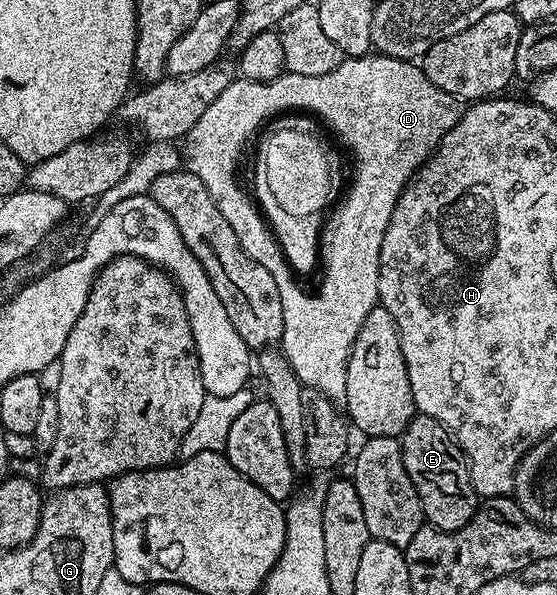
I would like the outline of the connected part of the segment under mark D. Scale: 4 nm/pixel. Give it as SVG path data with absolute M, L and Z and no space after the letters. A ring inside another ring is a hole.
M371 52L359 58L343 57L342 63L340 63L335 70L328 72L324 76L300 76L299 74L284 72L279 78L273 78L271 82L232 81L228 84L228 88L224 88L224 92L220 92L220 96L216 96L216 100L212 100L212 104L208 104L208 108L204 108L204 116L200 116L200 120L196 120L194 127L187 132L184 139L184 145L186 145L185 169L189 170L191 174L195 174L200 180L200 184L204 184L204 188L208 190L208 196L212 196L216 208L220 208L220 213L224 216L224 220L228 220L228 224L232 224L232 232L236 232L236 240L240 240L244 252L248 256L252 256L252 260L256 260L256 264L268 268L268 272L272 272L272 280L276 280L276 288L280 288L280 304L284 312L284 332L282 333L280 349L282 353L286 355L288 364L292 364L292 372L296 372L296 376L302 381L303 387L305 387L307 391L315 390L315 395L327 398L329 402L335 404L345 403L346 373L348 372L350 349L356 340L356 336L360 332L360 328L364 324L364 320L368 316L368 312L372 312L372 308L379 305L380 244L384 244L384 232L388 232L388 224L392 220L392 212L396 208L399 196L402 195L402 190L410 183L411 178L418 173L418 169L422 167L422 163L434 153L434 150L440 144L440 140L447 132L462 119L463 109L463 99L452 96L440 88L436 88L436 84L432 84L432 80L428 80L428 76L423 72L421 65L415 64L410 60L393 58L387 54ZM287 112L309 112L315 119L323 118L323 120L338 133L339 140L354 153L354 179L351 180L350 187L347 188L346 195L342 198L342 203L340 203L339 206L337 203L337 205L327 213L322 224L322 237L320 239L320 274L322 270L322 283L319 284L318 291L316 291L315 294L309 294L308 291L301 290L301 288L294 283L294 281L296 281L296 275L294 271L287 266L285 258L282 257L274 229L271 228L270 223L265 219L267 209L261 207L253 192L247 189L247 187L245 190L245 188L238 183L238 161L242 158L242 149L245 148L246 141L248 141L250 137L253 139L271 120L277 119Z

